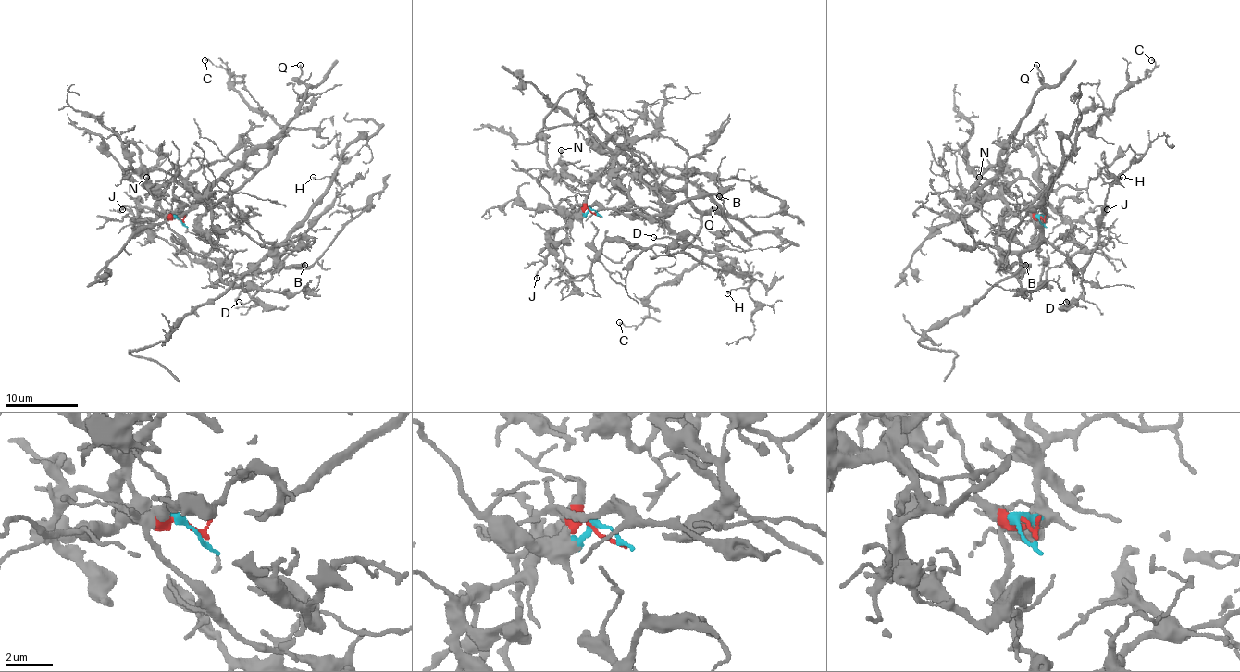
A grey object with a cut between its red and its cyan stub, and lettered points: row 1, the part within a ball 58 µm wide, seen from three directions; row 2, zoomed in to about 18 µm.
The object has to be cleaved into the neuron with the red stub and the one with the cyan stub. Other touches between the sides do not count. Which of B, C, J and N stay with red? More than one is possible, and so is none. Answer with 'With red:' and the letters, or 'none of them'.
With red: B

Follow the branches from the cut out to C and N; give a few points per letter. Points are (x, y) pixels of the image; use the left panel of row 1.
C: (183, 223), (160, 205), (172, 180), (205, 212), (215, 208), (268, 161), (287, 132), (205, 59)
N: (183, 223), (160, 205), (160, 192), (174, 180), (153, 185), (145, 180), (147, 178)

